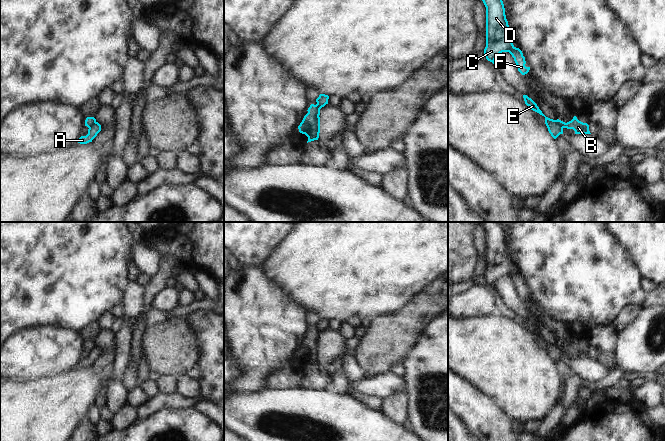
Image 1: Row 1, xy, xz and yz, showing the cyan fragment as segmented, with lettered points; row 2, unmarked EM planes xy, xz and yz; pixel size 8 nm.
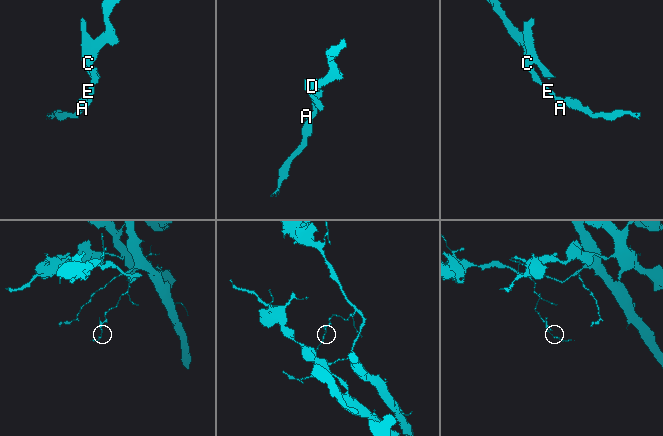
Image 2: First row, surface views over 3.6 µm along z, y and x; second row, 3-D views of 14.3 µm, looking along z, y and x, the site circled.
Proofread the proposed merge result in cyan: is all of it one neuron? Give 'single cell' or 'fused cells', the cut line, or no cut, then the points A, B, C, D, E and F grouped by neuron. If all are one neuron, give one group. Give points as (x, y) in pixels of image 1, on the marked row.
fused cells; cut yz (555, 120), (562, 129); groups A C D E F / B

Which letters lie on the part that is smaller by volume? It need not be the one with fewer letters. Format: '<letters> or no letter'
B

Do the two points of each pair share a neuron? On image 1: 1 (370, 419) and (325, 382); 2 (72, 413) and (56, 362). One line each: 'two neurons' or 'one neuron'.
1: two neurons
2: two neurons

